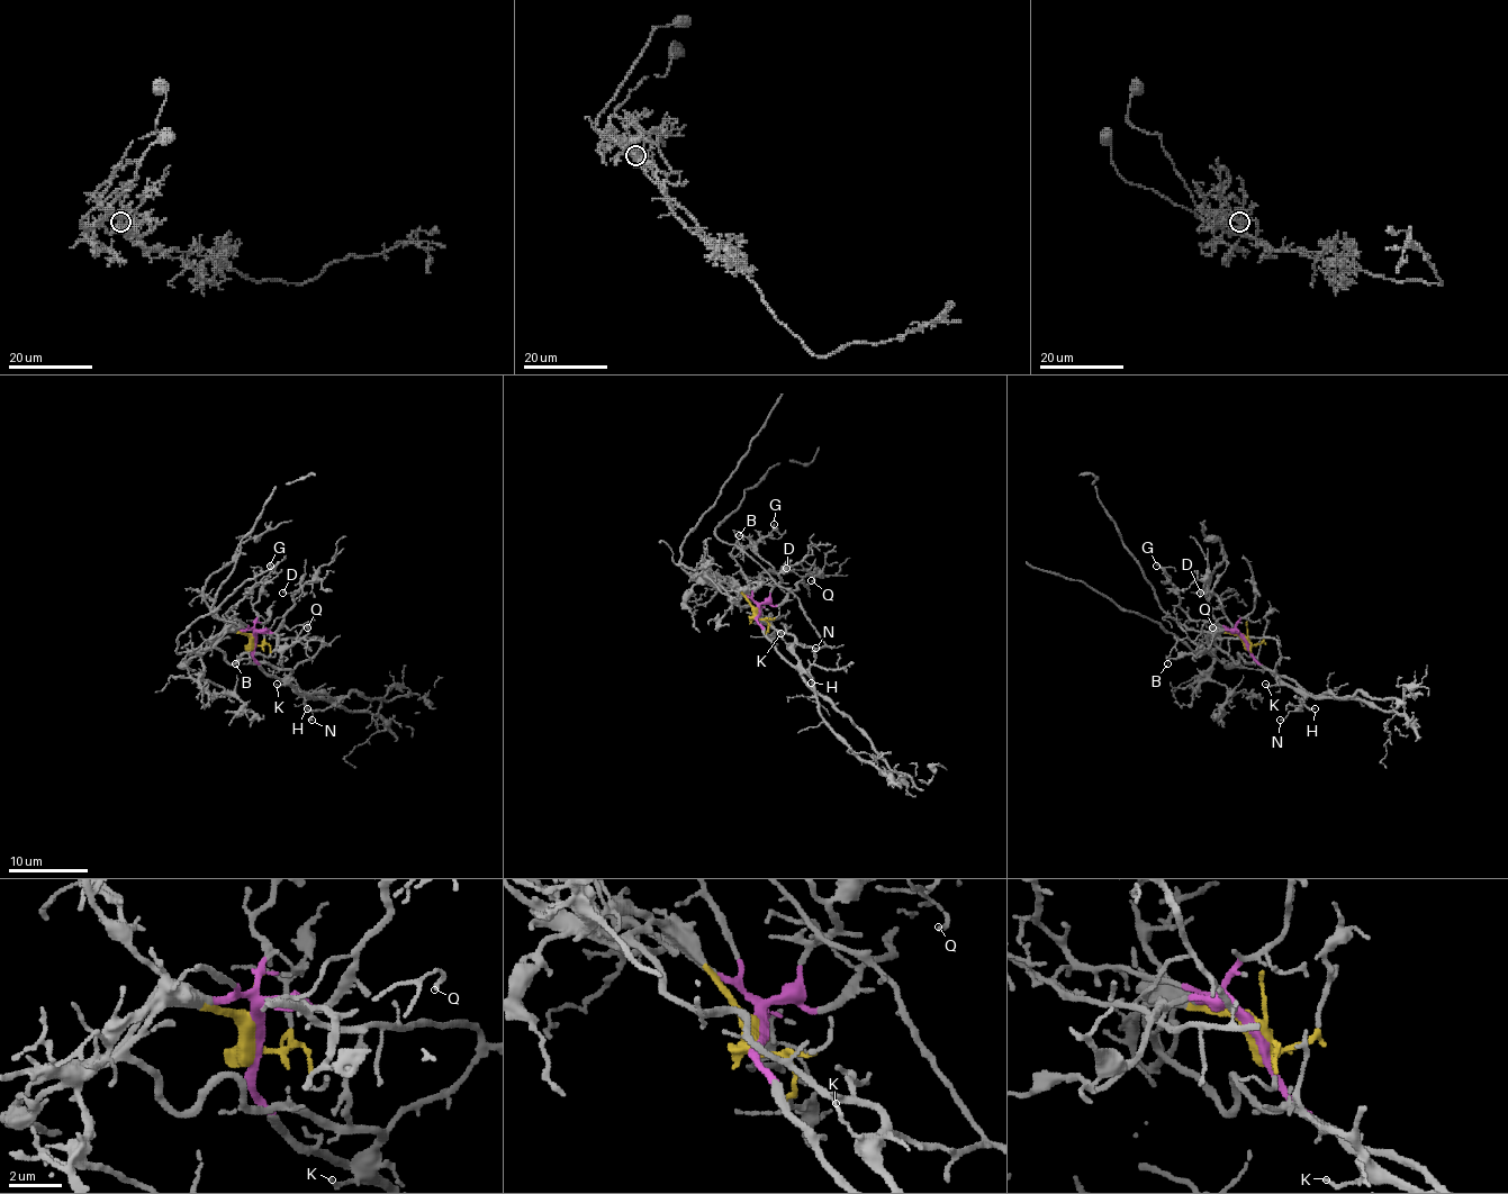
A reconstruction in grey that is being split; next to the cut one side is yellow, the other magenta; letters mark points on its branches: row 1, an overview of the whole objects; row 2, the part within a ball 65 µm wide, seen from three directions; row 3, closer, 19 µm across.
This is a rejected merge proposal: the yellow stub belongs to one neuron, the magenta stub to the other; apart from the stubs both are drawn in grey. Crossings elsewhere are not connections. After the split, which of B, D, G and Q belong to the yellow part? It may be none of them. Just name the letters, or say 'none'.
none

